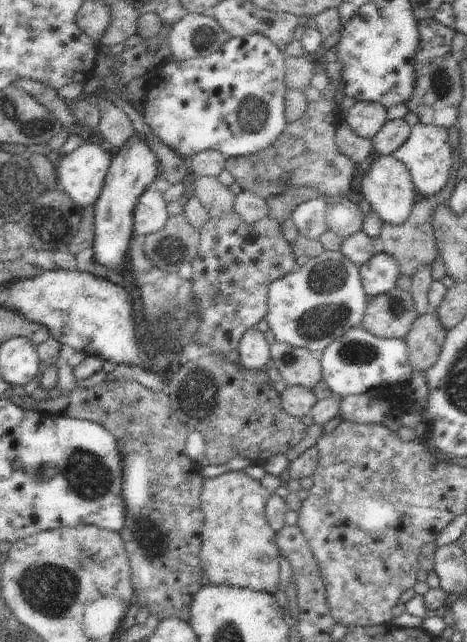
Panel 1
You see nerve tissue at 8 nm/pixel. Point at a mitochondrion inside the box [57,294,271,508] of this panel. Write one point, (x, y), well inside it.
(197, 390)

